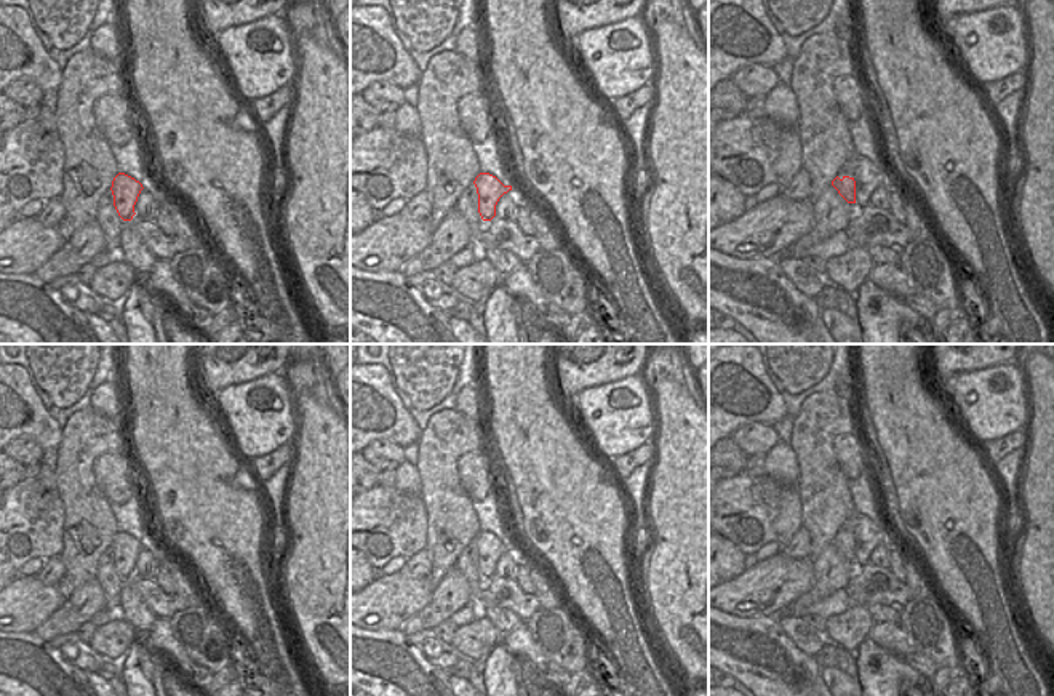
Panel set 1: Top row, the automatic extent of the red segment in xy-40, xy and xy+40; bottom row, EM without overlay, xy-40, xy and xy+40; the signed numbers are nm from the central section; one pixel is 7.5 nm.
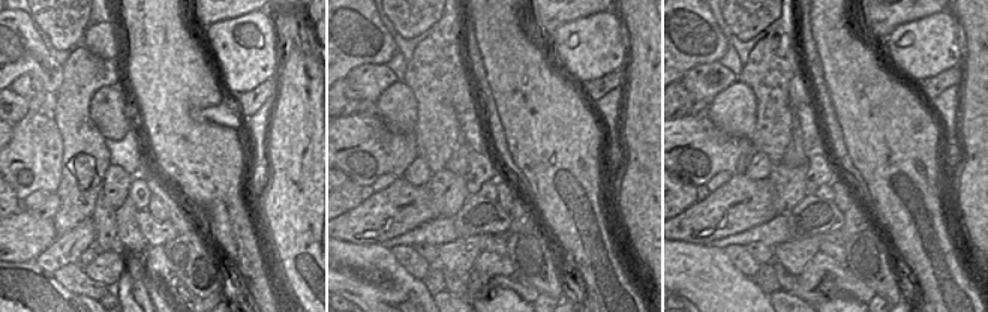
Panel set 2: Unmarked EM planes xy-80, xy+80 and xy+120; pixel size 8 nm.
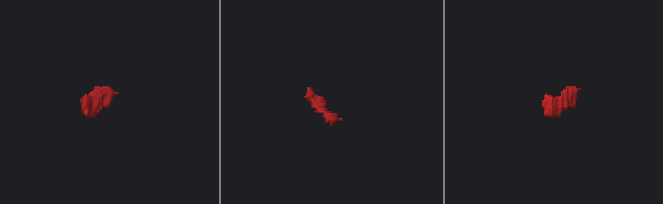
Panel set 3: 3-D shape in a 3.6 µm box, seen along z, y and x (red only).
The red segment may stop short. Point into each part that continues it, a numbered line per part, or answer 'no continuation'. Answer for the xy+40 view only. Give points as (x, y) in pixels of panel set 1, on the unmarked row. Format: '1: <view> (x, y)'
1: xy+40 (869, 533).

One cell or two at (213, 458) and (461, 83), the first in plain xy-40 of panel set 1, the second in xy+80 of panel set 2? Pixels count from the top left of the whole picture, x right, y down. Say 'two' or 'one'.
two

